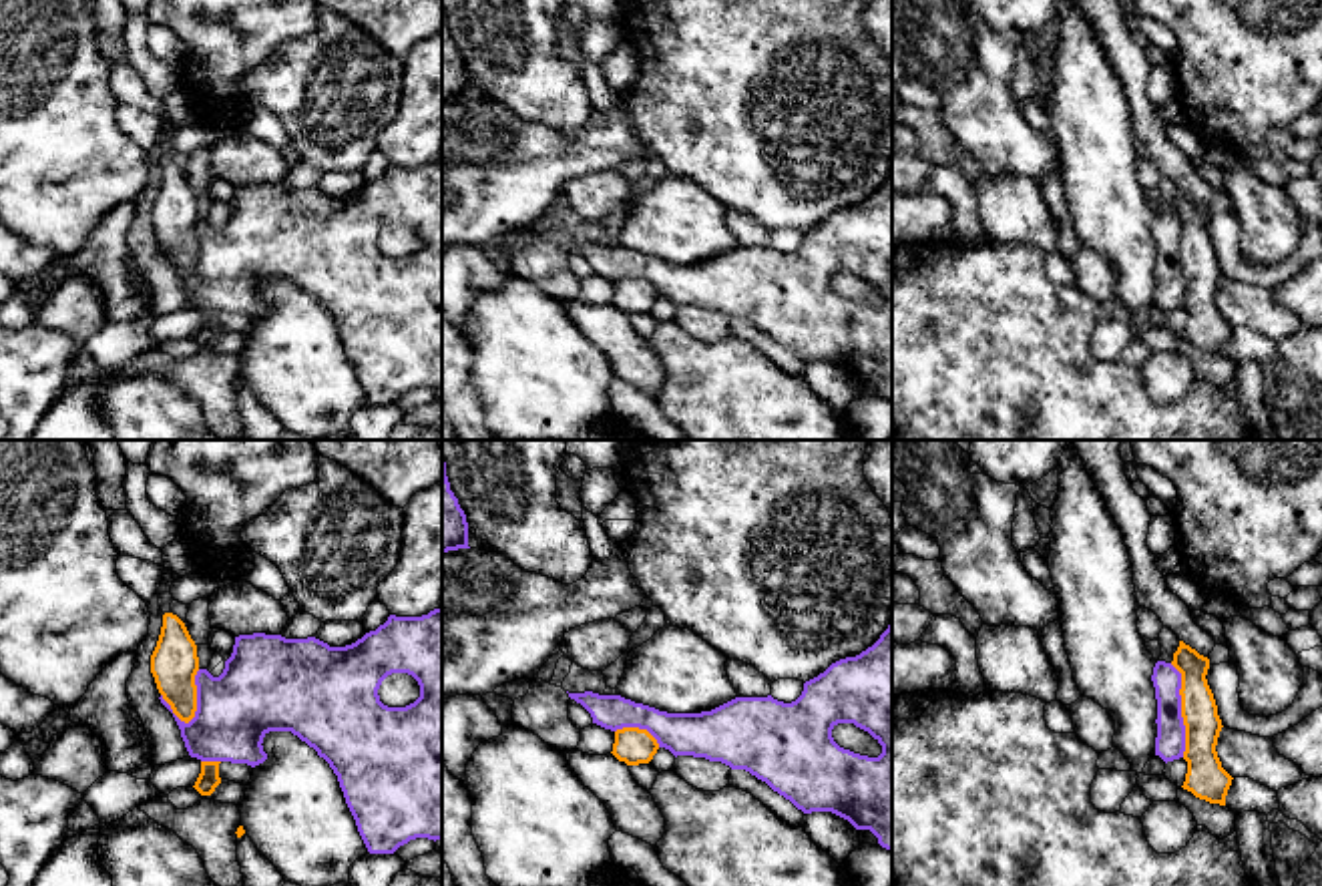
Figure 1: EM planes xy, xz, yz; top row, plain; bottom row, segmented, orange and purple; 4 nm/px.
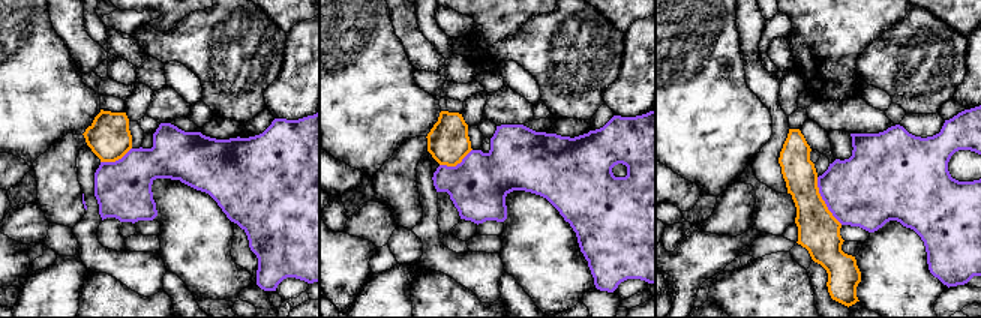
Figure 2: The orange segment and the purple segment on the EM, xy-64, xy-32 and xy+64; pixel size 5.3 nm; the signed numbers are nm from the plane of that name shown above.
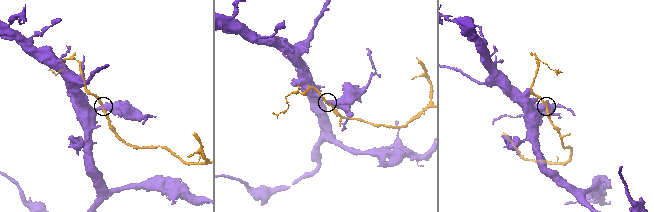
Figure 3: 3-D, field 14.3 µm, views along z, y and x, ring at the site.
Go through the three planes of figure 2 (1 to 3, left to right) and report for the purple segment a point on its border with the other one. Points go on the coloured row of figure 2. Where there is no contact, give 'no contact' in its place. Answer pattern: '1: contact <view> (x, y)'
1: contact xy-64 (116, 159)
2: contact xy-32 (456, 164)
3: contact xy+64 (824, 201)

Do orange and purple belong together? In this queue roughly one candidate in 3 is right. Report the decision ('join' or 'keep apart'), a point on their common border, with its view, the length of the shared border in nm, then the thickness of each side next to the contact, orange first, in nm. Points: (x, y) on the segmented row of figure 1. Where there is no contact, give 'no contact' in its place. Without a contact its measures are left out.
keep apart; meets orange in yz at (1182, 710); contact 380 nm long; 140 nm thick on the orange side, 130 nm on the other

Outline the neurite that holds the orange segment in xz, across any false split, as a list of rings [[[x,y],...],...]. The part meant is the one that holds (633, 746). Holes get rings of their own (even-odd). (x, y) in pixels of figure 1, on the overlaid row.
[[[623,727],[615,731],[613,755],[627,765],[649,763],[657,753],[659,743],[647,731],[639,727]]]

